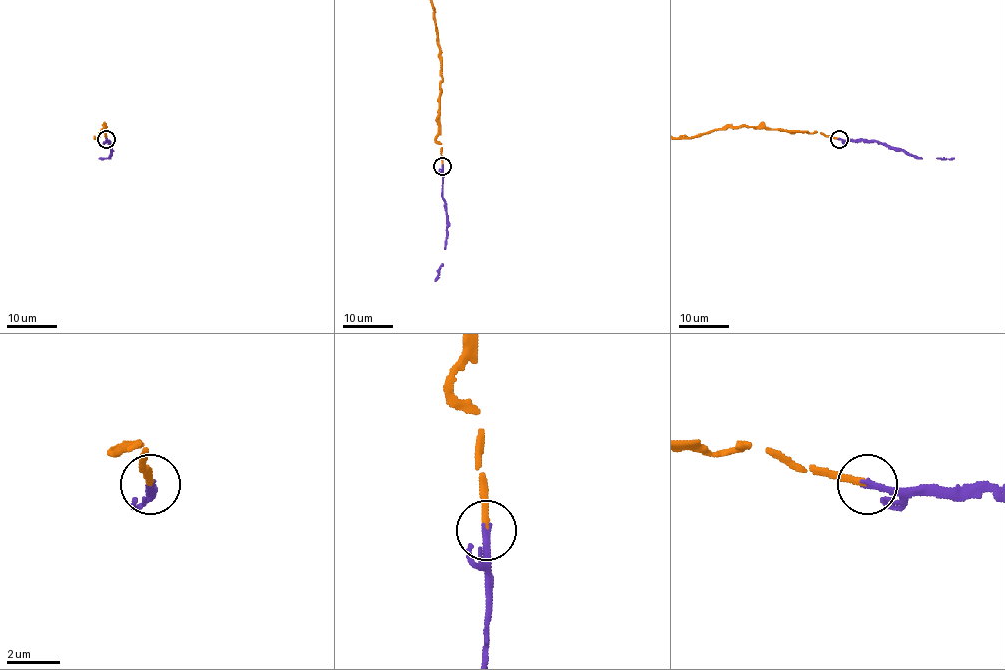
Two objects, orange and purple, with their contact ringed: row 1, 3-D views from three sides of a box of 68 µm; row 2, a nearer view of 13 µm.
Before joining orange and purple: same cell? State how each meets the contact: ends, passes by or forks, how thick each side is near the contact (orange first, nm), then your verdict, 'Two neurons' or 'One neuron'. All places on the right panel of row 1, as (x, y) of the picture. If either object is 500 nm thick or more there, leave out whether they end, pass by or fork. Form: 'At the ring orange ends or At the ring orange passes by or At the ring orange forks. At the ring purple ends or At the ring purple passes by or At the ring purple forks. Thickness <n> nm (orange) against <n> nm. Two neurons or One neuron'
At the ring orange ends. At the ring purple ends. Thickness 240 nm (orange) against 240 nm. One neuron

